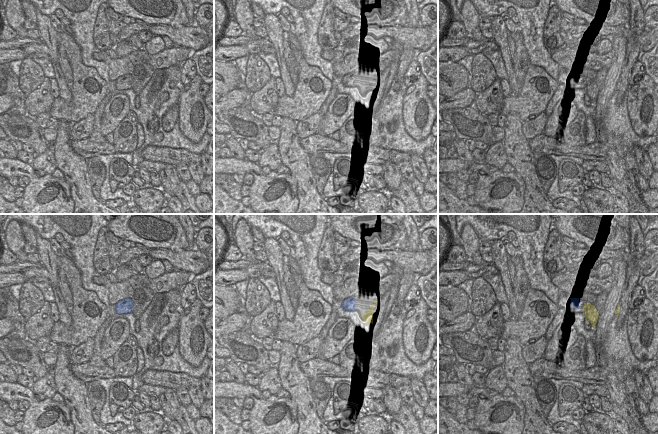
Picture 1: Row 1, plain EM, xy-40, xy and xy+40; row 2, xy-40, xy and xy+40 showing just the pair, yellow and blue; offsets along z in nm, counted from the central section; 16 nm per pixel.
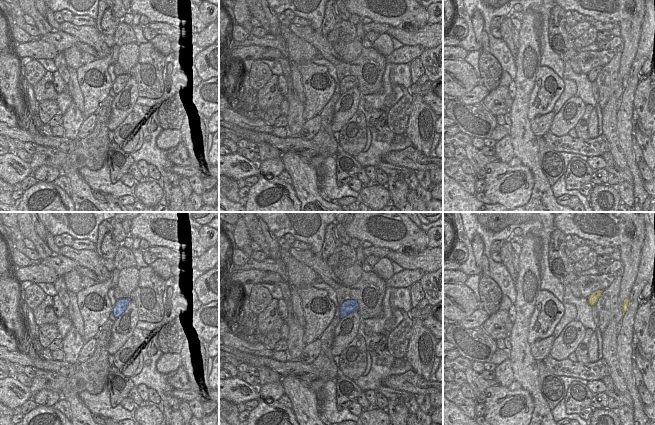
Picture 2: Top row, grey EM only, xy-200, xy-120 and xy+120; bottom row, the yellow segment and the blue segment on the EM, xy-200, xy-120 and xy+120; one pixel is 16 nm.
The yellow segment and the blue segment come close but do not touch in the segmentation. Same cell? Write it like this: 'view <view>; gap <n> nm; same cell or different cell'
view xy+40; gap 80 nm; same cell

